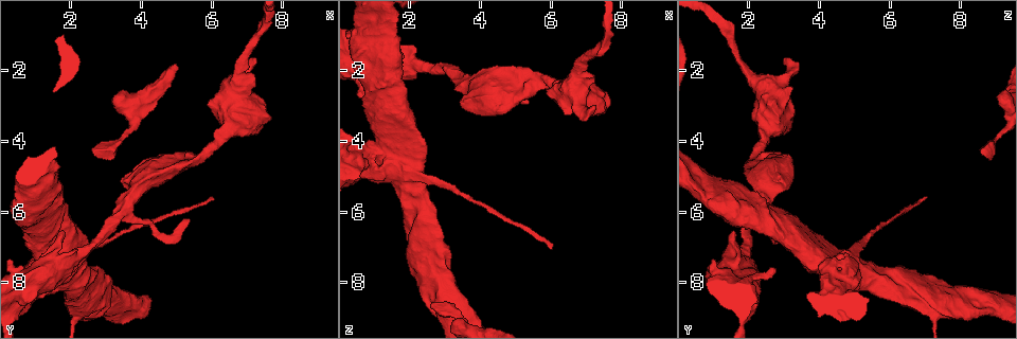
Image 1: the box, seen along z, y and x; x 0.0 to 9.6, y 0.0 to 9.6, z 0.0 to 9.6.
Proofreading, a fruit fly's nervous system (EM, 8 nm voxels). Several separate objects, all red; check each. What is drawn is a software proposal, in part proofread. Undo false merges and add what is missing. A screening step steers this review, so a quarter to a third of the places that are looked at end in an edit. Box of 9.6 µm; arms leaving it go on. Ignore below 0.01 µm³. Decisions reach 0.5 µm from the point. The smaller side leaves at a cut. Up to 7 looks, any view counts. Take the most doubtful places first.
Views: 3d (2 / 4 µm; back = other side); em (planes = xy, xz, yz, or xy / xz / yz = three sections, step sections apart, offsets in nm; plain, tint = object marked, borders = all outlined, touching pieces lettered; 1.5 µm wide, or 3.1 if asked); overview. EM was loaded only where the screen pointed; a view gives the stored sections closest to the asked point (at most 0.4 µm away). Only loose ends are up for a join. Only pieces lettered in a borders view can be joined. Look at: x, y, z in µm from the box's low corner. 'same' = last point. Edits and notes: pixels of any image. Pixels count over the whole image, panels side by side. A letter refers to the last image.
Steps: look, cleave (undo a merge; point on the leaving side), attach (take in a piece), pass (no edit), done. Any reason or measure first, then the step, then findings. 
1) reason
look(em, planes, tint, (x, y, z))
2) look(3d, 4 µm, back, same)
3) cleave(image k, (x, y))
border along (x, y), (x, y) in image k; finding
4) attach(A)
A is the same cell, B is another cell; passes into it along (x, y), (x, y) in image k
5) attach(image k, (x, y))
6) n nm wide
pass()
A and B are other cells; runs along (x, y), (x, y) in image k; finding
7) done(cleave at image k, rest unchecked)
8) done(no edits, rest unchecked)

thin end
look(em, xz, step 4, borders, (6.00, 5.65, 7.00))

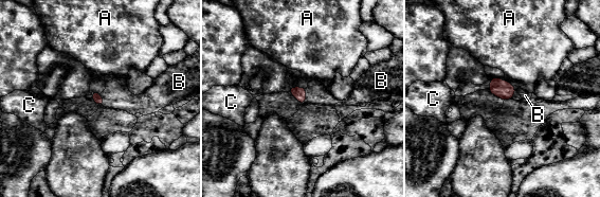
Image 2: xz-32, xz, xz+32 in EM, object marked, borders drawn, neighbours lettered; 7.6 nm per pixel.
70 nm wide
attach(image 2, (316, 93))
B is the same cell, A and C are other cells; passes into it along (298, 93), (304, 95), (316, 93) in image 2; it goes on there

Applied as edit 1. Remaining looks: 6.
look(overview)

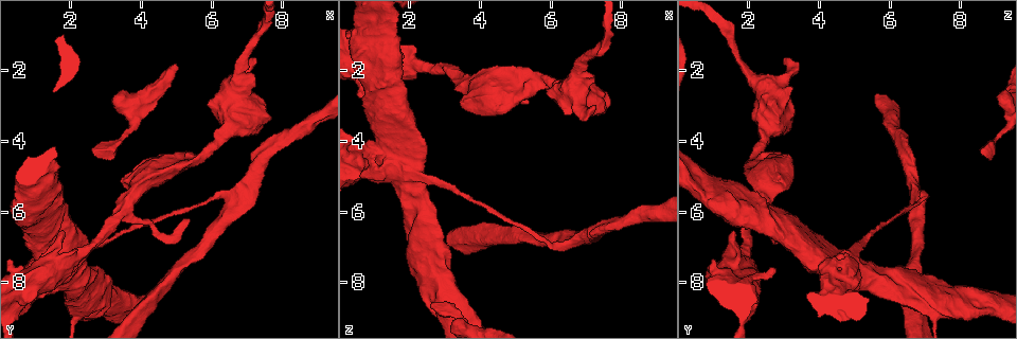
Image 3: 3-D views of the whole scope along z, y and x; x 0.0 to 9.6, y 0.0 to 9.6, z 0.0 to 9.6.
thick turns thin
look(em, xy, step 8, tint, (2.05, 9.05, 7.25))

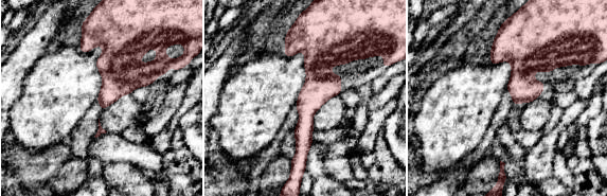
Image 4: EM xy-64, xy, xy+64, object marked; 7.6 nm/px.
look(em, yz, step 4, borders, same)

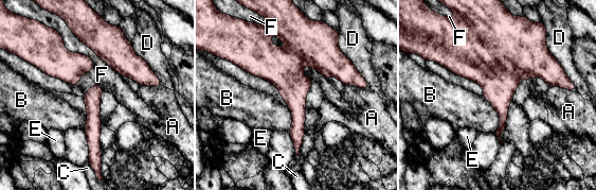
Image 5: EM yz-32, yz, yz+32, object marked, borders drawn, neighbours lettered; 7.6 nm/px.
pass()
A, B, C, D, E and F are other cells; border along (57, 31), (92, 61), (78, 85) in image 5; all the same neuron

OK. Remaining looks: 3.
look(3d, 4 µm, (2.35, 7.15, 1.90))

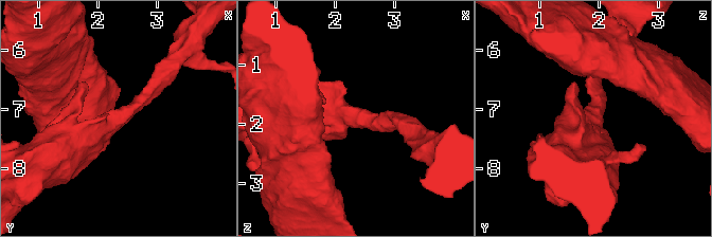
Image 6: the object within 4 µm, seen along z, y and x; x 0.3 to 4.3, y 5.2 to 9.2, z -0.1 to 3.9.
3 arms; arms of 200, 340, 550 nm
look(em, planes, plain, (2.35, 7.15, 1.85))

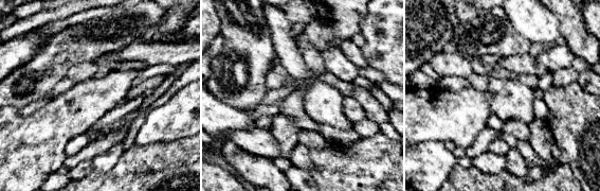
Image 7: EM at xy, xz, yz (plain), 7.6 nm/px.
look(em, planes, borders, same)

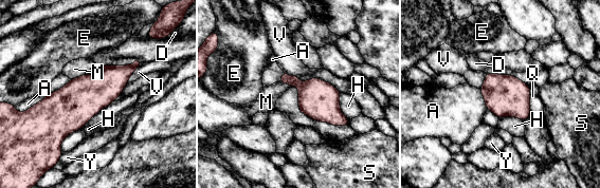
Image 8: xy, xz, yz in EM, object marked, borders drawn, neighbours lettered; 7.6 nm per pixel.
pass()
A, D, E, H, M, Q, S, V and Y are other cells; continuous, no second neuron

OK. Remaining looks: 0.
done(attach at image 2, rest unchecked)

